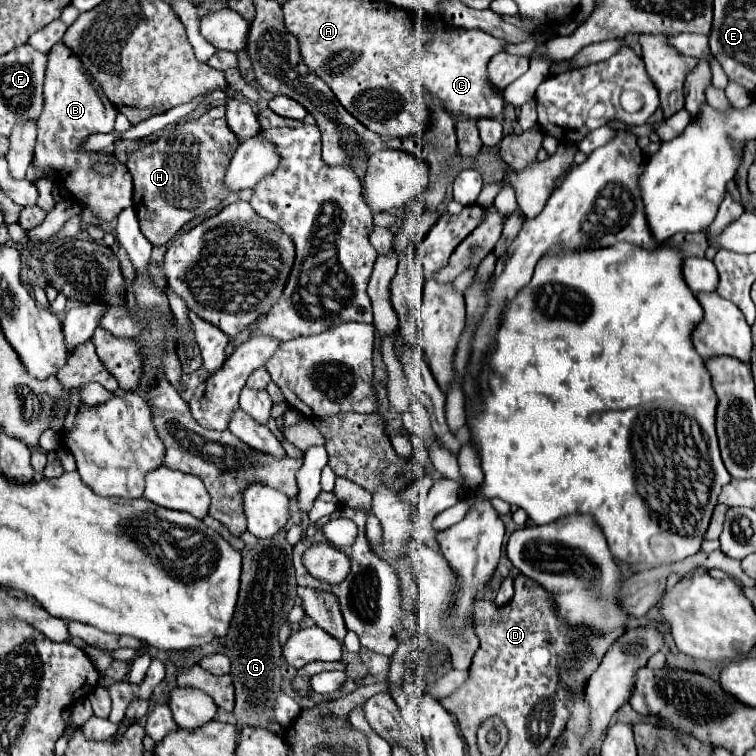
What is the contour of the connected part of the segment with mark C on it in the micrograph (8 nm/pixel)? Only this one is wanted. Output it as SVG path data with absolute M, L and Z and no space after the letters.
M438 23L438 29L434 29L434 35L430 39L428 45L424 45L422 49L422 55L420 57L414 57L410 59L402 69L400 73L408 79L414 79L418 81L428 93L432 93L440 105L446 109L446 111L452 111L452 115L460 113L460 115L466 115L468 119L480 119L480 117L500 117L504 113L504 107L506 107L506 99L504 99L504 91L498 89L490 77L488 77L488 61L496 55L496 53L502 53L506 51L506 41L504 39L498 39L498 37L492 37L480 29L448 29L444 27L444 23Z

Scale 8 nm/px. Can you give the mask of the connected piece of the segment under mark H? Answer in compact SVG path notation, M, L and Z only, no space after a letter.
M216 105L202 117L164 129L156 141L130 155L126 165L134 179L134 207L140 229L152 245L168 243L184 223L186 232L218 213L214 207L230 195L230 191L224 191L224 171L238 145L236 133L226 123L226 107Z

